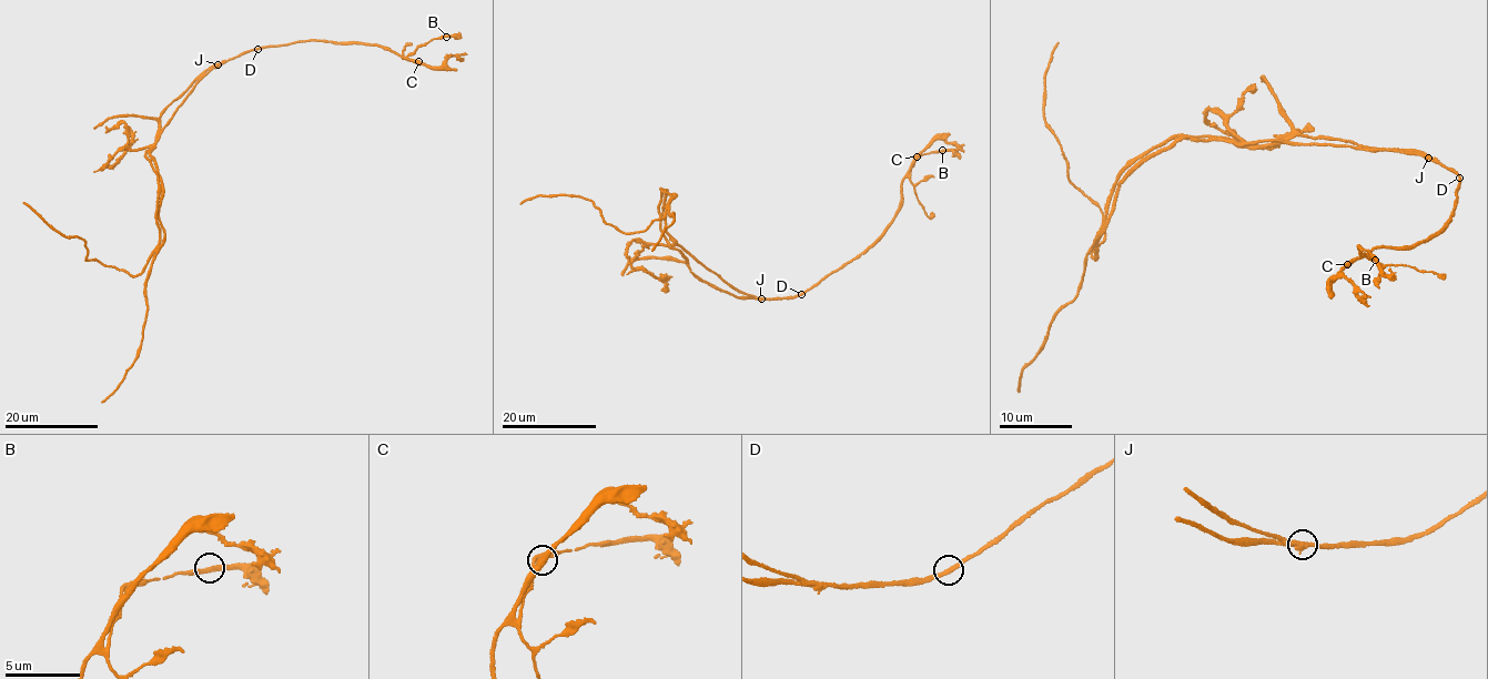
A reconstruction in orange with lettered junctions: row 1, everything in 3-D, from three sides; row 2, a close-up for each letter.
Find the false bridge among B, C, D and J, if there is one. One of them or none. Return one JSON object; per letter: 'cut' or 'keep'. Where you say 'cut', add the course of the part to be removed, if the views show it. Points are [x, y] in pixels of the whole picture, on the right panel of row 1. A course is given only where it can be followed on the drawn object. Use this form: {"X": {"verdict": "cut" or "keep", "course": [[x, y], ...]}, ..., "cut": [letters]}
{"B": {"verdict": "keep"}, "C": {"verdict": "keep"}, "D": {"verdict": "keep"}, "J": {"verdict": "cut", "course": [[1428, 158], [1339, 138], [1170, 137], [1116, 180], [1095, 259], [1102, 211], [1068, 175], [1044, 119], [1058, 42]]}, "cut": ["J"]}

